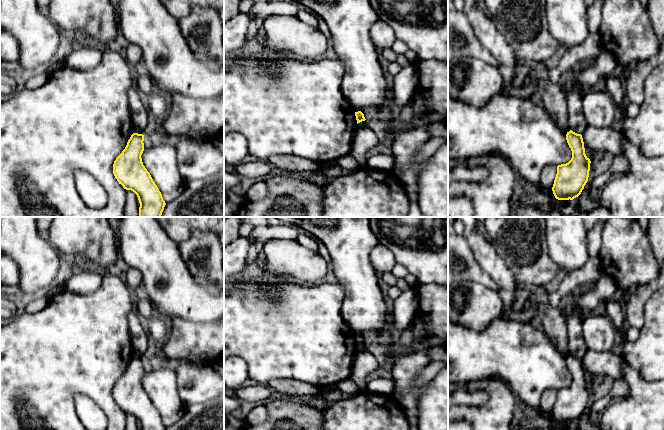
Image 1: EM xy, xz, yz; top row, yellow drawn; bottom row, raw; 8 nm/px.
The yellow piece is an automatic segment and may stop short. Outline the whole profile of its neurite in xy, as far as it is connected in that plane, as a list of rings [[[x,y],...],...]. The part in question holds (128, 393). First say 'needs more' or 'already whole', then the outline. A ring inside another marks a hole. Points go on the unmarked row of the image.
already whole | [[[133,357],[113,388],[113,398],[126,414],[133,415],[140,430],[165,430],[162,418],[143,389],[144,359]]]

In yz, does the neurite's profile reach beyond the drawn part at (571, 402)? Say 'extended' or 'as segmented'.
as segmented

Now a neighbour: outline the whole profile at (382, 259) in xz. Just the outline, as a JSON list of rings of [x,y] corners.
[[[380,242],[372,249],[370,261],[377,275],[391,272],[393,266],[396,264],[394,254]]]

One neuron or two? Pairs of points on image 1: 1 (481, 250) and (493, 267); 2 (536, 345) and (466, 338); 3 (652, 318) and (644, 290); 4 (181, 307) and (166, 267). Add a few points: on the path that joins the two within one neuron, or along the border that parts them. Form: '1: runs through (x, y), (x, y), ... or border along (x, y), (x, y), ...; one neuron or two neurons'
1: runs through (485, 254), (491, 263); one neuron
2: runs through (519, 345), (483, 345); one neuron
3: border along (653, 292), (645, 304), (643, 323); two neurons
4: runs through (180, 297), (171, 288), (166, 277); one neuron

